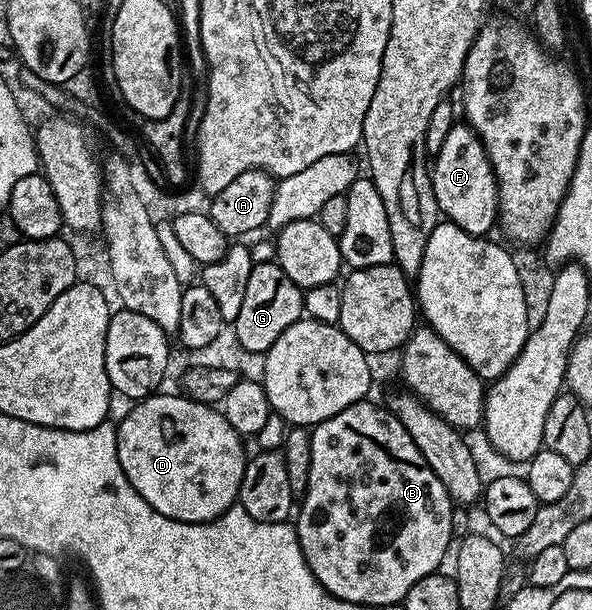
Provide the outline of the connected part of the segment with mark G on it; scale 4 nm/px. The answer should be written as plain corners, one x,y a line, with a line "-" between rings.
259,260
252,267
252,275
248,275
248,291
244,291
244,303
240,306
240,315
232,323
232,330
239,346
247,351
267,353
288,331
292,323
303,320
303,294
302,290
284,271
279,267
277,260

